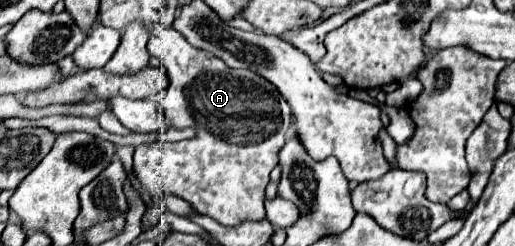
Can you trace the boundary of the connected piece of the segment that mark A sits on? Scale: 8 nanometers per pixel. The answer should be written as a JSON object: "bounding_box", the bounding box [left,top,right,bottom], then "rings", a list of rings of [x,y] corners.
{"bounding_box":[133,23,291,227],"rings":[[[155,23],[147,47],[151,55],[157,55],[163,61],[169,73],[169,87],[161,103],[165,115],[169,117],[169,123],[179,129],[195,127],[197,137],[179,143],[155,141],[155,143],[137,145],[133,153],[133,163],[141,185],[149,185],[151,181],[157,181],[163,193],[173,193],[181,197],[197,213],[207,215],[225,227],[237,227],[245,221],[265,219],[265,211],[263,211],[265,187],[269,183],[271,169],[279,163],[279,151],[285,145],[287,129],[291,125],[291,109],[287,107],[287,101],[279,95],[279,91],[275,91],[275,87],[271,87],[271,83],[267,83],[267,79],[247,69],[241,71],[229,69],[215,55],[191,47],[183,39],[183,35],[179,35],[173,27],[165,31],[161,25]]]}

